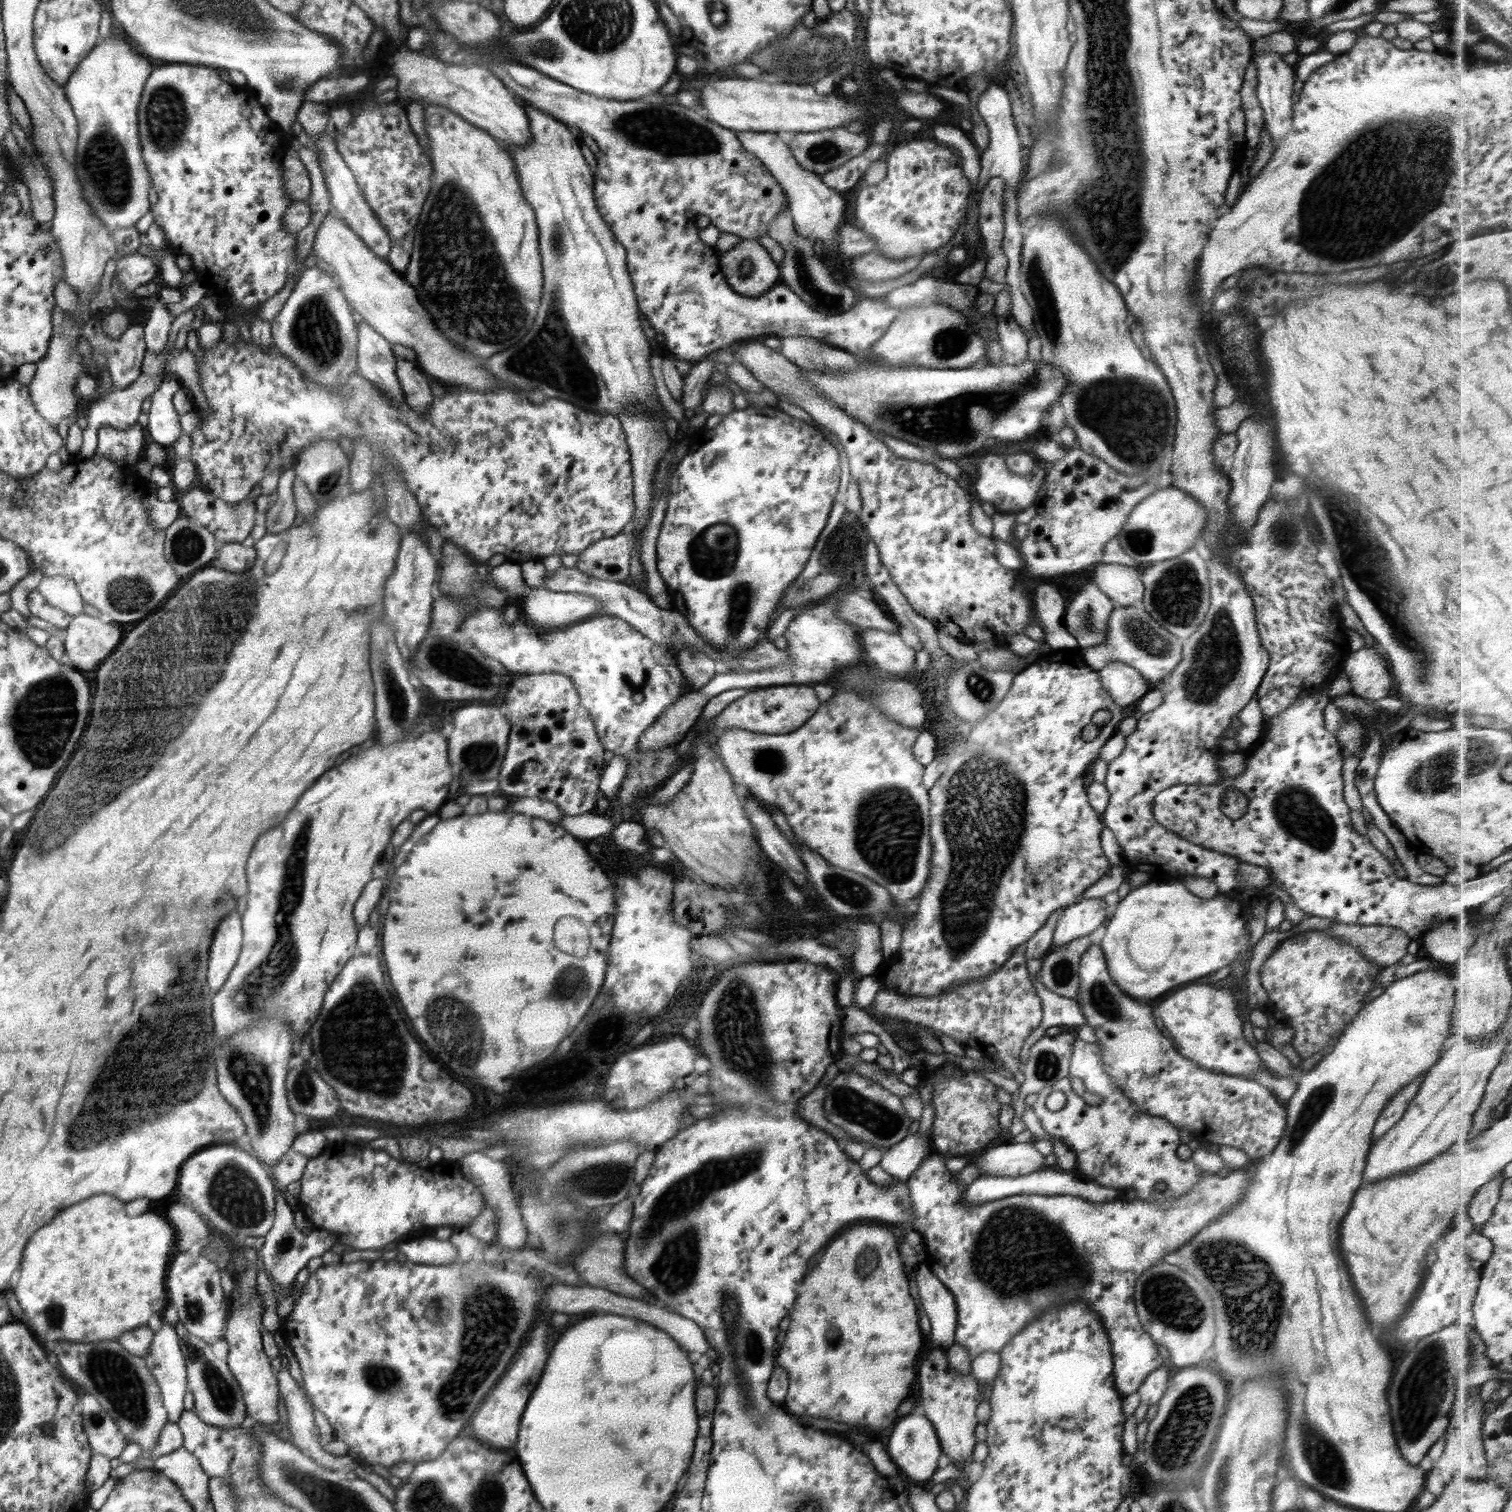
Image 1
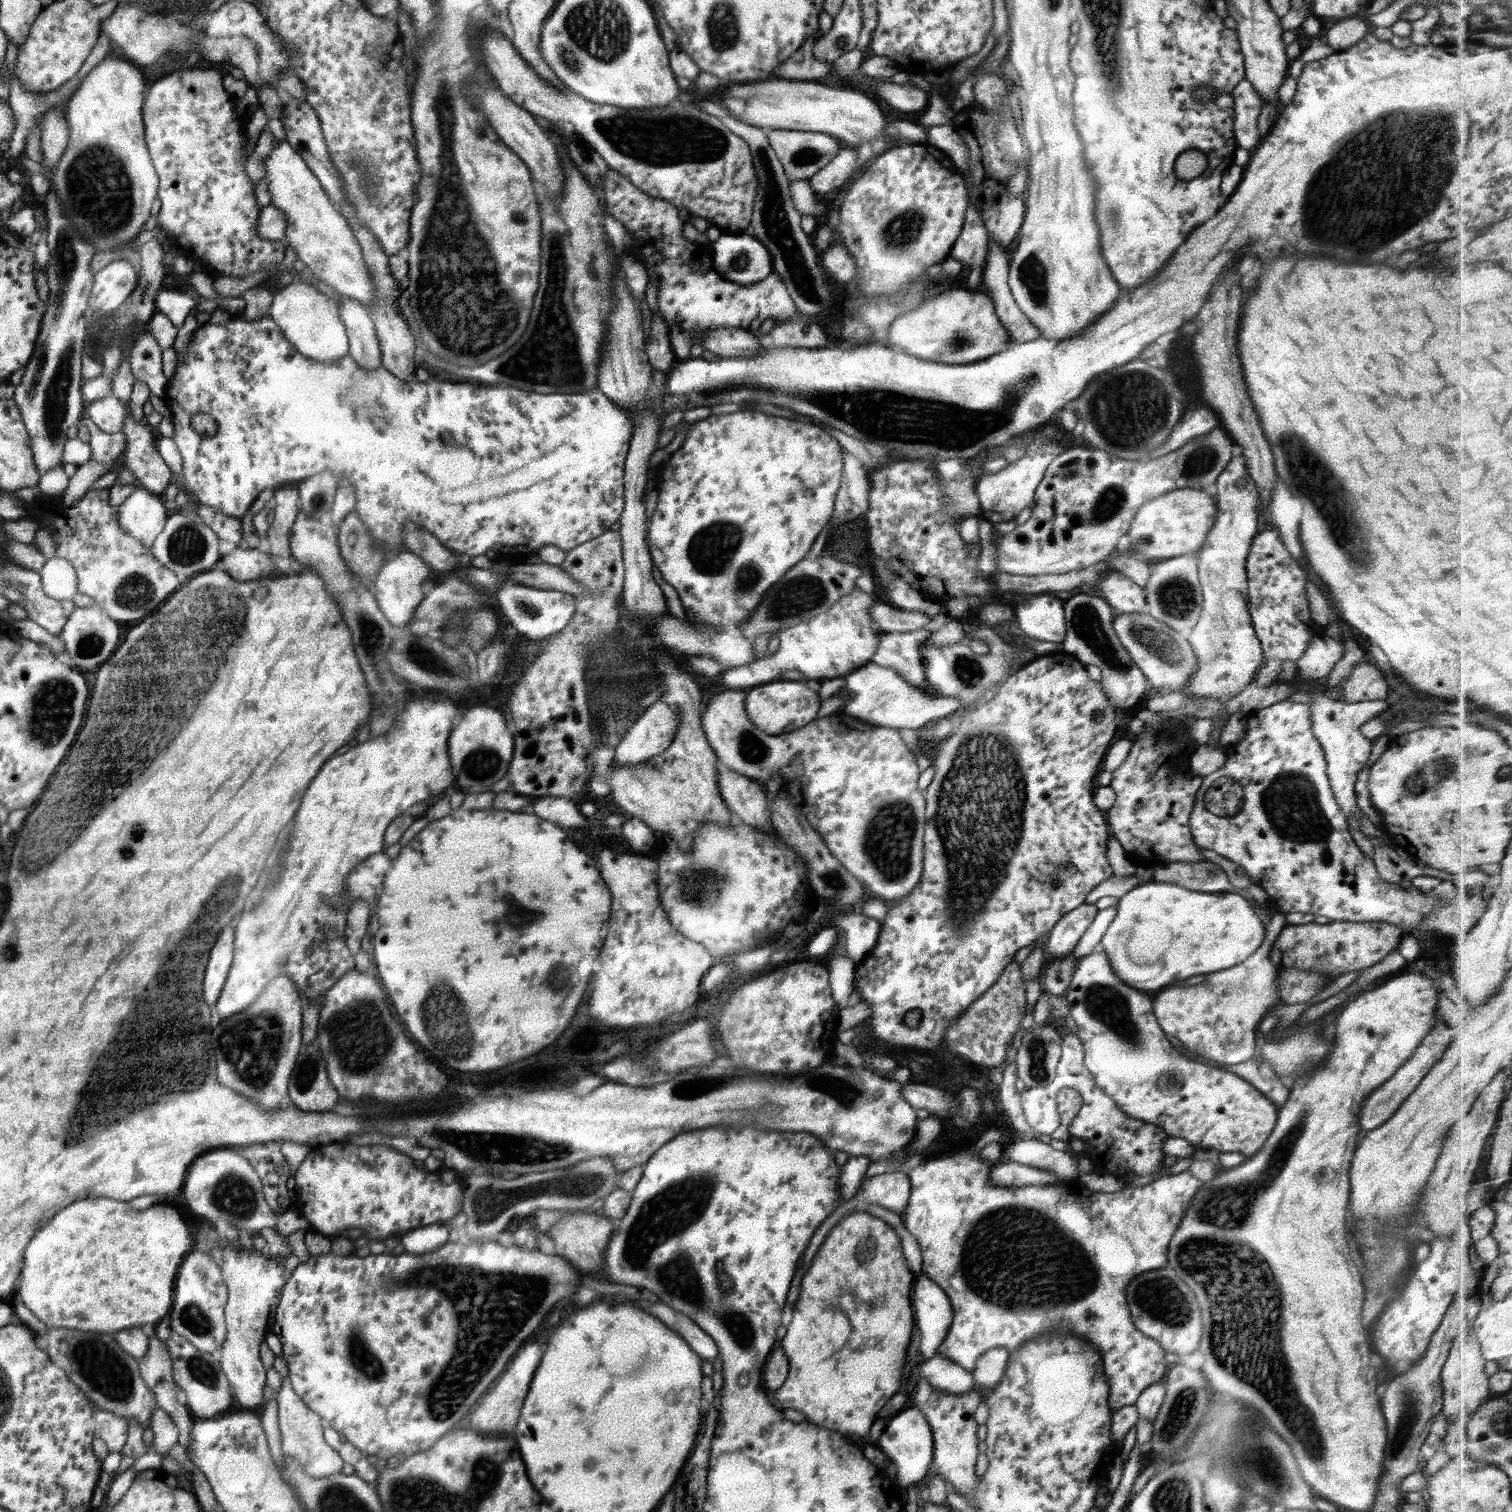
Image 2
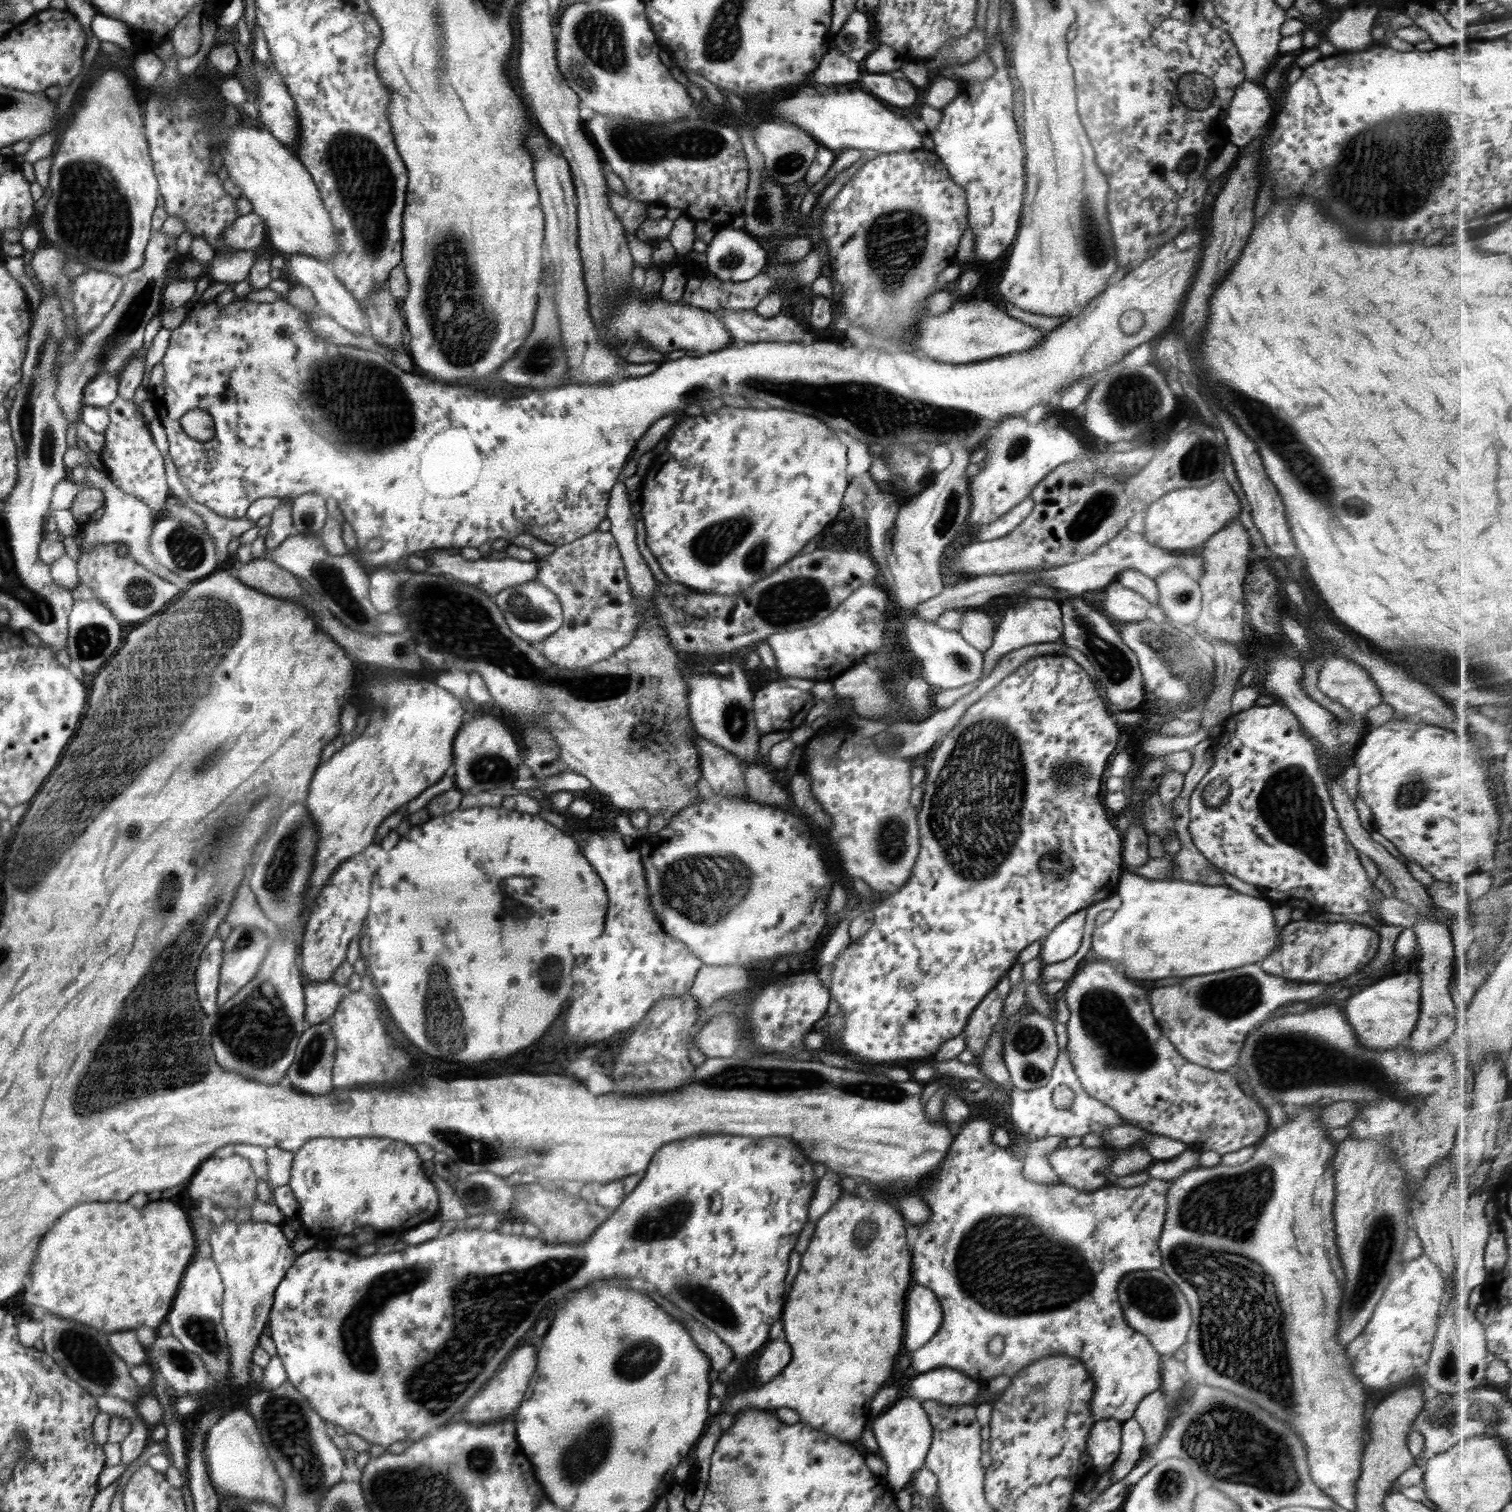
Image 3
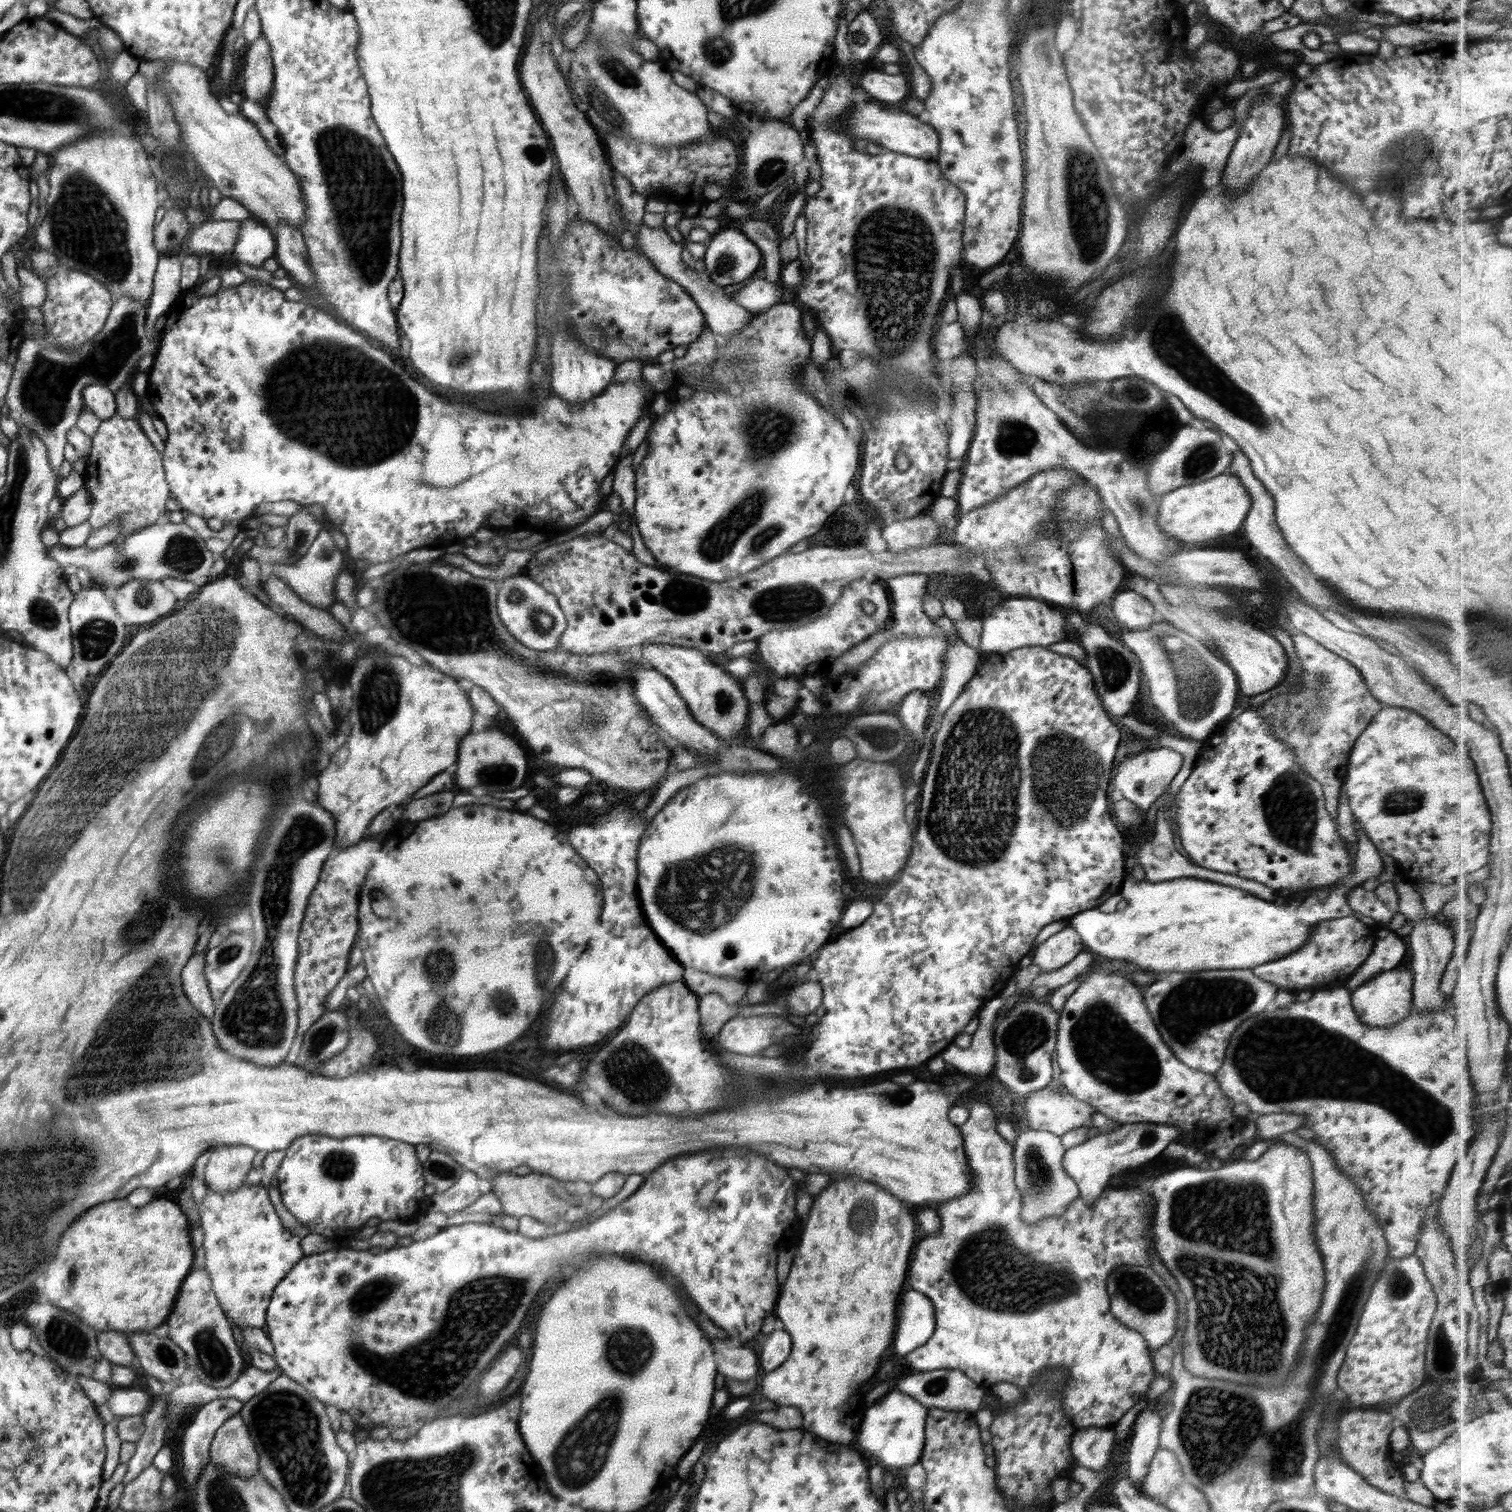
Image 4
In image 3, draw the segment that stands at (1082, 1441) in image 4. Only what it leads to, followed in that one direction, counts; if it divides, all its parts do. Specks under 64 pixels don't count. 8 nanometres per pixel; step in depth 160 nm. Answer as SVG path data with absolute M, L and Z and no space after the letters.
M1116 1419L1097 1420L1091 1428L1086 1446L1095 1474L1104 1474L1117 1461L1123 1423Z

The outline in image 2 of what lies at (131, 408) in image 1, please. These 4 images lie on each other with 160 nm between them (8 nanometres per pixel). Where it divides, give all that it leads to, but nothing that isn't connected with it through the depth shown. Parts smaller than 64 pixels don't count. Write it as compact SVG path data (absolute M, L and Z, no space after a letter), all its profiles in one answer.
M113 394L90 401L86 416L106 433L117 433L129 416L129 405L123 403Z

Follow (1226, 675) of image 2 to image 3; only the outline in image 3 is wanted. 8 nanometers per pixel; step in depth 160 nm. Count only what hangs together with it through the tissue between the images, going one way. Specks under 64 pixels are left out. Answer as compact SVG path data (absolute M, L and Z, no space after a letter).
M1239 519L1232 520L1230 524L1222 527L1222 530L1210 536L1203 545L1200 554L1203 560L1202 578L1200 578L1200 588L1202 588L1202 610L1200 618L1196 620L1196 630L1198 636L1206 640L1222 640L1230 642L1230 645L1246 646L1244 636L1244 598L1245 577L1248 574L1252 558L1252 546L1250 546L1250 536L1246 528L1242 526Z

